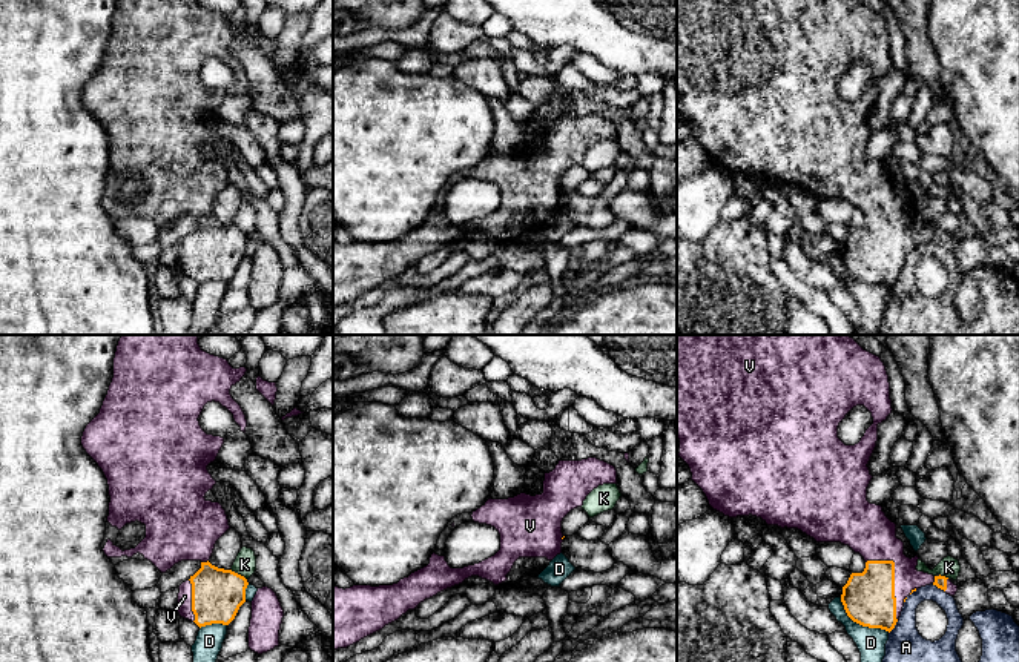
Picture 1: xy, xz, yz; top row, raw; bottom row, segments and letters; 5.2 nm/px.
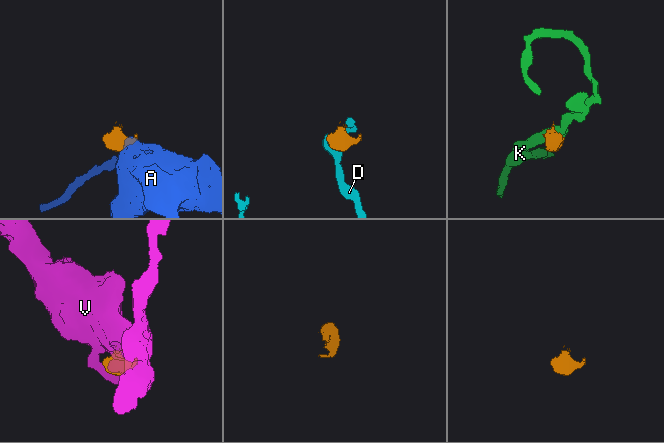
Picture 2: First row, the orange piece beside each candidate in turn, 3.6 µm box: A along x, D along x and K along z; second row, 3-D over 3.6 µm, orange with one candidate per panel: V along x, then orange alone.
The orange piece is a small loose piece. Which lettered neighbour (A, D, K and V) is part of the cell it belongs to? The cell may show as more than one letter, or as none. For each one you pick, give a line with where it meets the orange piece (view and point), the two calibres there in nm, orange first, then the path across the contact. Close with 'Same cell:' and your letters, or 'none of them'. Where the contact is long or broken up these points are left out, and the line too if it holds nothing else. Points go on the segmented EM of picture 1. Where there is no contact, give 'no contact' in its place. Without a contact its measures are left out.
V: meets orange in yz at (893, 578); 280 nm thick on the orange side, 240 nm on the other
Same cell: V

